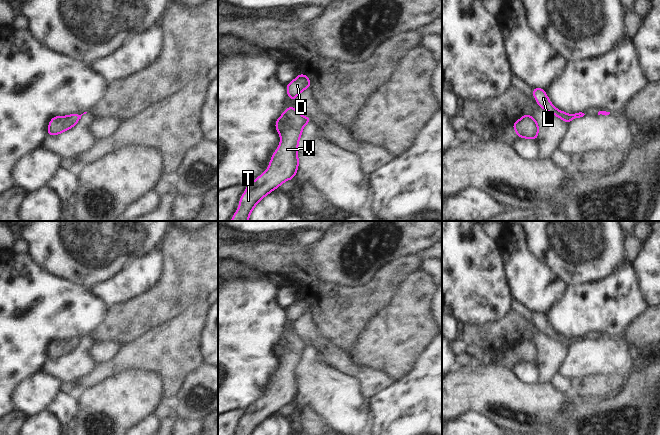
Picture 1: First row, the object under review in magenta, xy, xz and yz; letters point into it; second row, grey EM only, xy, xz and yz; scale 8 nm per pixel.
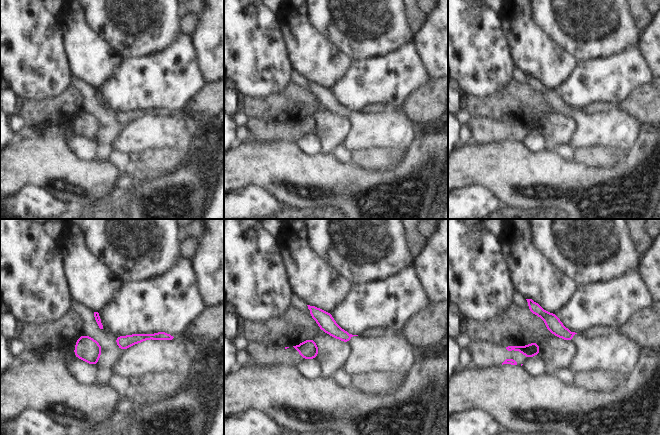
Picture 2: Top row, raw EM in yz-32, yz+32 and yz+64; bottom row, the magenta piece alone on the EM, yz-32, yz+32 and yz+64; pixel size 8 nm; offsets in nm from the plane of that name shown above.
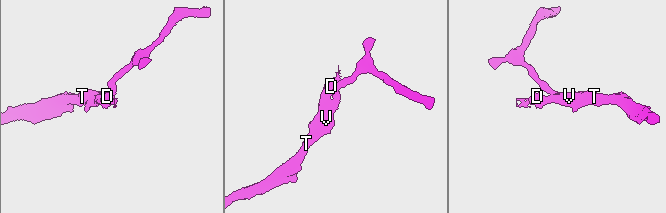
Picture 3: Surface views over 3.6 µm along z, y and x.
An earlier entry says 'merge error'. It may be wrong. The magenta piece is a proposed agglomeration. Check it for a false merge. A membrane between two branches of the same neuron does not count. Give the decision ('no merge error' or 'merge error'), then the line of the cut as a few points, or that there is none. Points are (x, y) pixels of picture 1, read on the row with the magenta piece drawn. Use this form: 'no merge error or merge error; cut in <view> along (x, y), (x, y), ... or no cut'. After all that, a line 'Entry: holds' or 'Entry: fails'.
merge error; cut in yz along (568, 114), (561, 118)
Entry: holds

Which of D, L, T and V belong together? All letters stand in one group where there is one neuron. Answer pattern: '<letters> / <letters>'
D T V / L

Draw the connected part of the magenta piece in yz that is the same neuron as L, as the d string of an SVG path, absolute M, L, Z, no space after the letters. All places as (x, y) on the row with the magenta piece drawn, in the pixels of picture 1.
M531 88L533 96L537 104L547 112L555 115L558 118L563 118L564 116L569 115L568 113L558 110L549 100L544 88Z

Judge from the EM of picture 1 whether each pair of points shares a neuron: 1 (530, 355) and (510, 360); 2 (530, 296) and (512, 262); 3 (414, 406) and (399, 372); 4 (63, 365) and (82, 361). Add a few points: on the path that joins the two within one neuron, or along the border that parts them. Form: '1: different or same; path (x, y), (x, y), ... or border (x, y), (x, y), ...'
1: same; path (525, 355), (515, 355)
2: same; path (530, 288), (530, 280), (520, 270)
3: different; border (418, 360), (415, 367), (408, 374), (396, 380)
4: same; path (68, 365), (77, 365)

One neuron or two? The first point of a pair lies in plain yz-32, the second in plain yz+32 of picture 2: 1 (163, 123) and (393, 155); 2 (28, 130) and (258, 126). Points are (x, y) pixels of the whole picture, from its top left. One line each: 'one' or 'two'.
1: two
2: two

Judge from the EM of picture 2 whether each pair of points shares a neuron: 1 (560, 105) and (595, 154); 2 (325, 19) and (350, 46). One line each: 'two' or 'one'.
1: two
2: one

